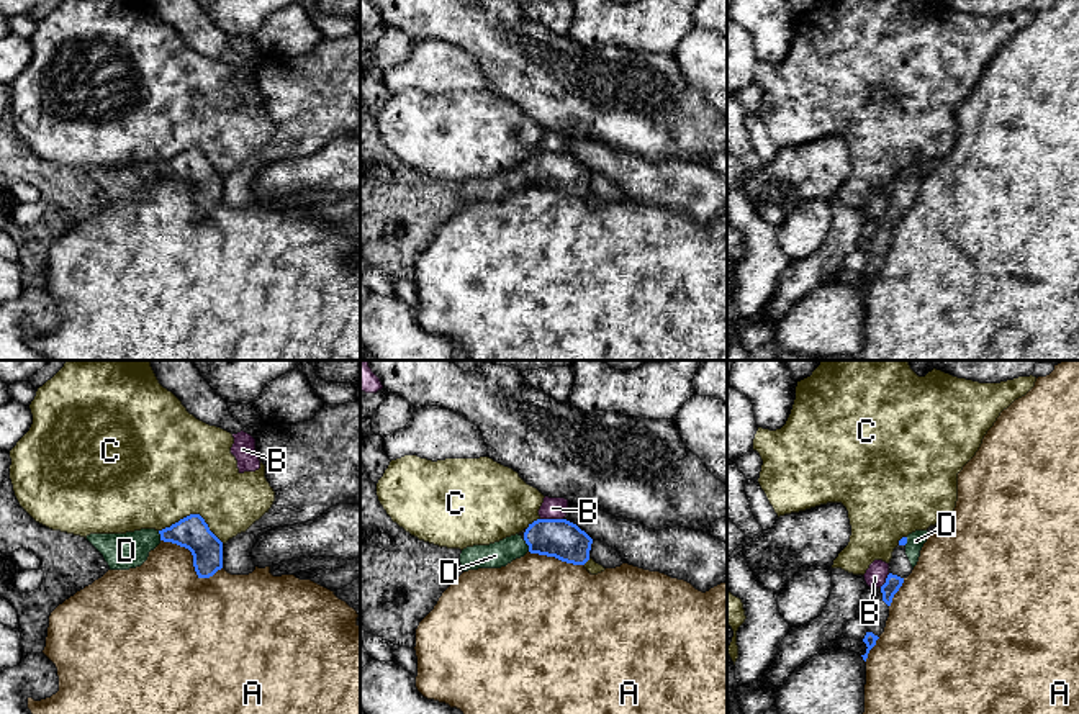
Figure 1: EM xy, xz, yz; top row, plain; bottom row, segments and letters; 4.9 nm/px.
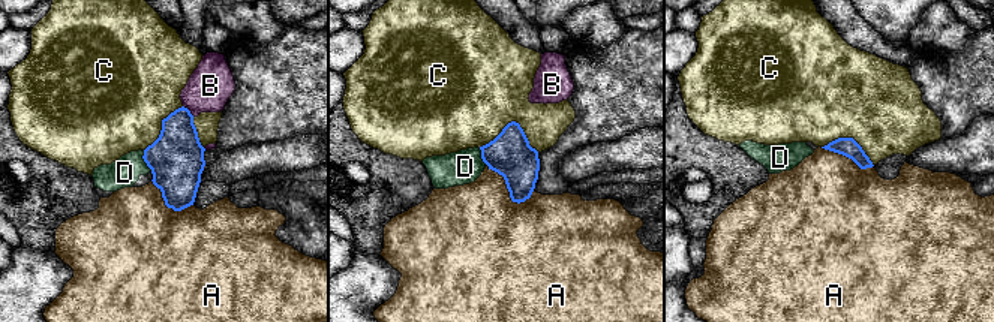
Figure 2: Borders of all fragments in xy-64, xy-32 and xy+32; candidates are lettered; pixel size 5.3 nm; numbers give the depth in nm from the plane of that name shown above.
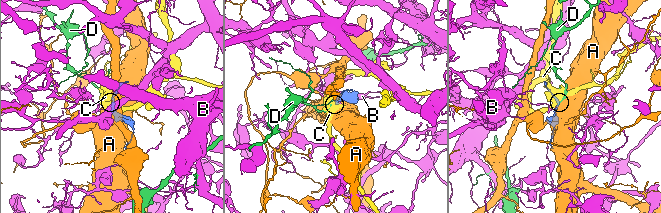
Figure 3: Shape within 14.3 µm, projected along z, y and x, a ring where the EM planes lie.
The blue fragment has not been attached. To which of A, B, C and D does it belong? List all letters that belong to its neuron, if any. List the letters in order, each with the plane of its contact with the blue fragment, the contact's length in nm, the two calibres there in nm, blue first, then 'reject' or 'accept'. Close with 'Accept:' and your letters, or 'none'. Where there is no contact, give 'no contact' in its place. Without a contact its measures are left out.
A: contact in xy; length 340 nm; calibres 160 and 420 nm; reject
B: contact in xz; length 110 nm; calibres 190 and 110 nm; reject
C: contact in xy; length 320 nm; calibres 160 and 480 nm; reject
D: contact in xz; length 70 nm; calibres 190 and 130 nm; accept
Accept: D

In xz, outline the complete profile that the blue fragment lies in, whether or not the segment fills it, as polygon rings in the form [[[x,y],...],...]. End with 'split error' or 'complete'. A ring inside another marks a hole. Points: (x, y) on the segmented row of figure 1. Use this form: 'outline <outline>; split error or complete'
outline [[[537,519],[522,536],[516,534],[490,545],[463,549],[460,565],[463,572],[501,568],[527,552],[585,565],[589,560],[591,544],[593,539],[567,519]]]; split error

